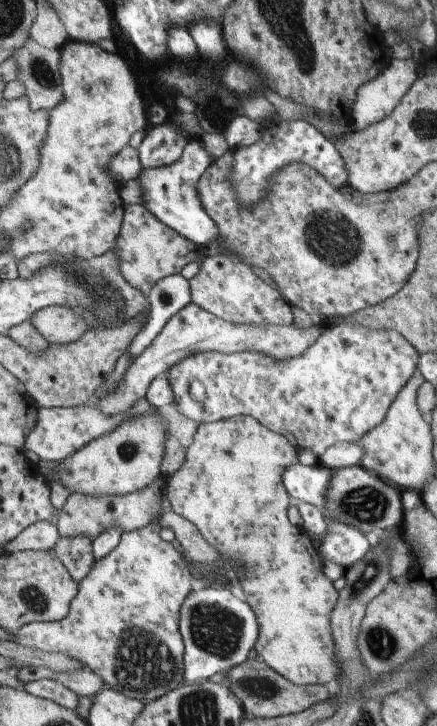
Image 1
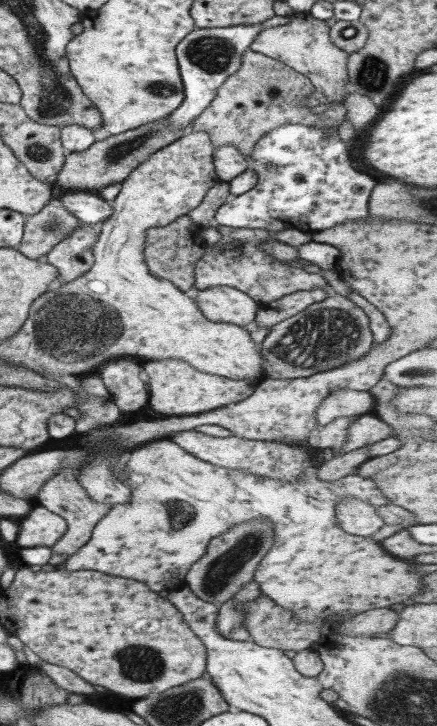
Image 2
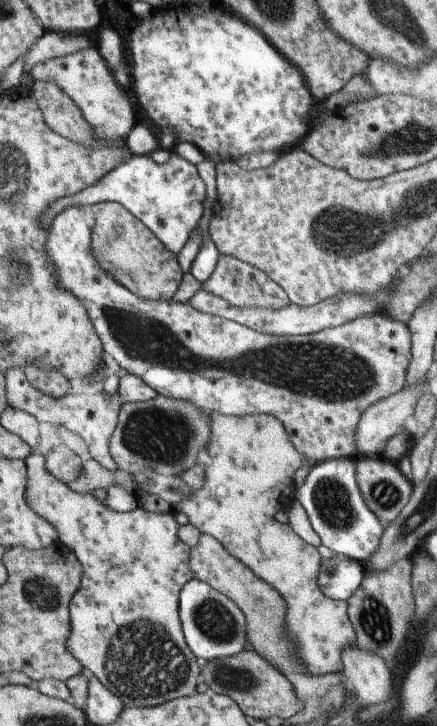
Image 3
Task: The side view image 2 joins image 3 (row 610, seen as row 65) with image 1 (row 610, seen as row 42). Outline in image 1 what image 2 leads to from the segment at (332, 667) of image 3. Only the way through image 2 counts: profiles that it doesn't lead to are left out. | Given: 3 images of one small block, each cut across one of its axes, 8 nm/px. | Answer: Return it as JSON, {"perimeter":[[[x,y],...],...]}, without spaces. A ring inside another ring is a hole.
{"perimeter":[[[237,415],[233,418],[222,419],[212,423],[200,423],[192,444],[186,448],[186,460],[184,464],[174,472],[172,476],[166,476],[163,484],[164,495],[172,505],[172,511],[176,512],[186,520],[190,520],[198,528],[198,531],[203,535],[203,538],[217,551],[222,552],[222,556],[228,558],[230,564],[234,564],[234,570],[238,574],[238,582],[242,586],[244,592],[244,600],[252,612],[256,614],[258,620],[258,640],[255,650],[258,653],[258,658],[262,660],[269,668],[276,670],[278,674],[282,674],[284,678],[288,678],[290,682],[299,686],[306,684],[329,684],[338,680],[340,676],[340,666],[336,662],[334,656],[334,640],[332,640],[332,626],[330,624],[330,612],[334,610],[336,602],[338,602],[338,591],[334,589],[331,582],[323,572],[324,556],[322,556],[317,546],[309,539],[304,528],[292,526],[288,520],[288,508],[290,507],[289,495],[287,494],[282,484],[282,474],[286,470],[286,466],[299,462],[298,450],[286,440],[284,436],[275,434],[272,430],[260,424],[256,418],[249,415]]]}

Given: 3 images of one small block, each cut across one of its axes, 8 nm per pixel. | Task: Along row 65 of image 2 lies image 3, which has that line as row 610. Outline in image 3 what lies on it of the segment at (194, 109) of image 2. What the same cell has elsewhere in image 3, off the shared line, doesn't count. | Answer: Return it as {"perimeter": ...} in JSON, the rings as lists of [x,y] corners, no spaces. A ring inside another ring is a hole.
{"perimeter":[[[190,579],[179,594],[179,616],[184,638],[198,660],[216,660],[236,656],[246,648],[246,621],[238,606],[212,586]]]}

